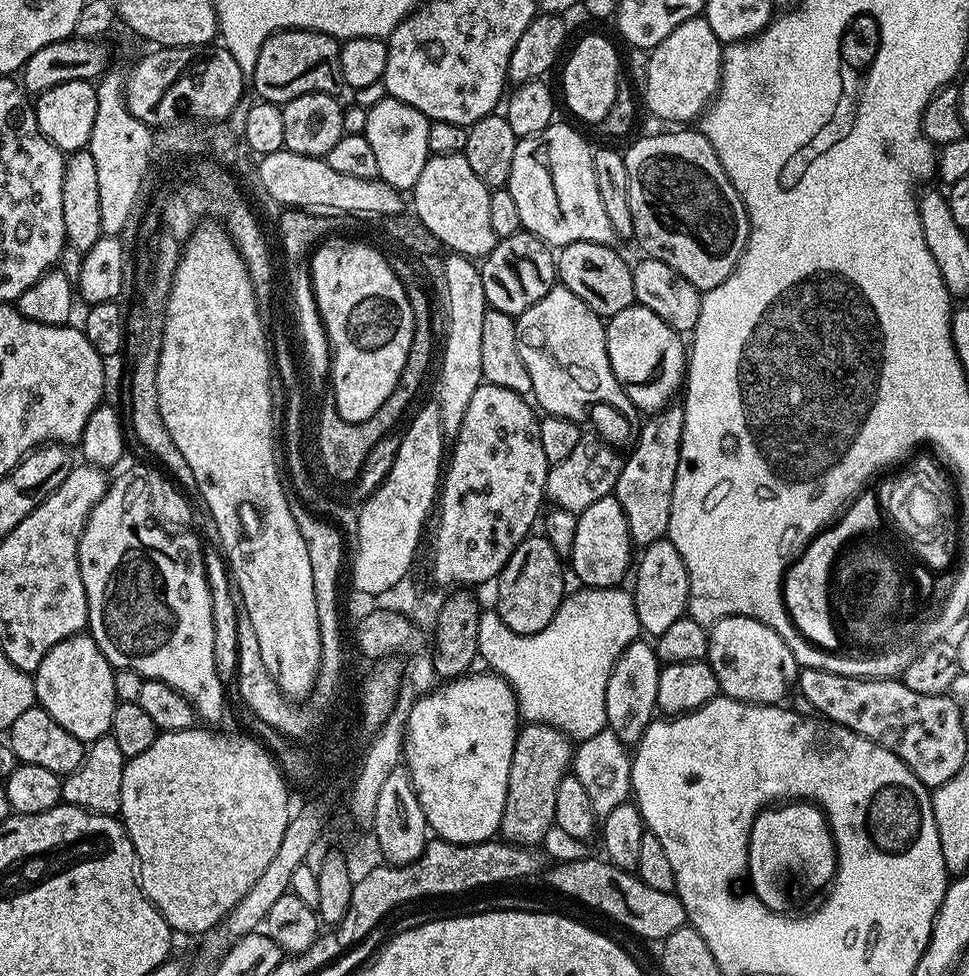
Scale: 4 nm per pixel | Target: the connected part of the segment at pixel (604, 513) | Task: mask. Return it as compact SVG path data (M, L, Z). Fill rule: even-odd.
M615 495L598 498L598 502L594 502L594 506L586 506L586 510L578 515L578 531L574 534L574 546L570 557L571 575L573 572L580 579L579 583L581 585L590 588L617 587L621 583L620 579L627 572L629 575L630 569L633 567L634 552L632 556L632 551L634 551L634 545L632 543L632 535L628 529L628 519Z

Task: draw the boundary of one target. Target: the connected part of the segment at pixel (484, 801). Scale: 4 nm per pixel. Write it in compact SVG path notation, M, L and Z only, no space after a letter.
M483 671L473 676L457 675L456 679L441 683L441 688L426 693L421 700L419 697L408 712L404 730L402 760L418 794L422 814L426 814L429 829L439 839L452 844L482 843L499 833L502 810L506 806L510 758L514 758L516 734L522 727L520 706L512 687L502 677Z

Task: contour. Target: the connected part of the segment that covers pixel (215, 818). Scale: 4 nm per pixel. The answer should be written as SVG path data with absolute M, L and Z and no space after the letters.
M193 726L186 730L174 730L173 732L160 732L142 750L142 754L127 757L122 770L122 806L119 819L124 829L128 831L130 842L136 851L136 871L140 882L140 889L144 896L167 922L173 933L200 932L207 934L219 925L220 921L231 912L238 901L247 894L250 886L262 878L262 870L270 866L274 854L278 854L278 846L282 846L282 834L286 834L286 826L290 819L290 807L288 808L288 785L285 773L279 763L274 759L272 752L261 741L251 735L244 736L219 736L216 732L207 732L204 728Z

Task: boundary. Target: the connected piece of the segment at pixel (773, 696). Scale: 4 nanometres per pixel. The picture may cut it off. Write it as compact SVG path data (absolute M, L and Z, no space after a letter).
M724 616L722 619L717 620L715 624L711 625L708 633L708 664L714 670L714 678L718 678L718 686L721 693L728 696L732 700L741 700L747 704L775 704L779 705L780 700L788 691L793 691L794 685L798 680L798 665L794 654L790 650L790 646L786 646L786 642L782 642L782 638L774 630L770 630L770 626L766 626L762 622L758 622L753 616Z

